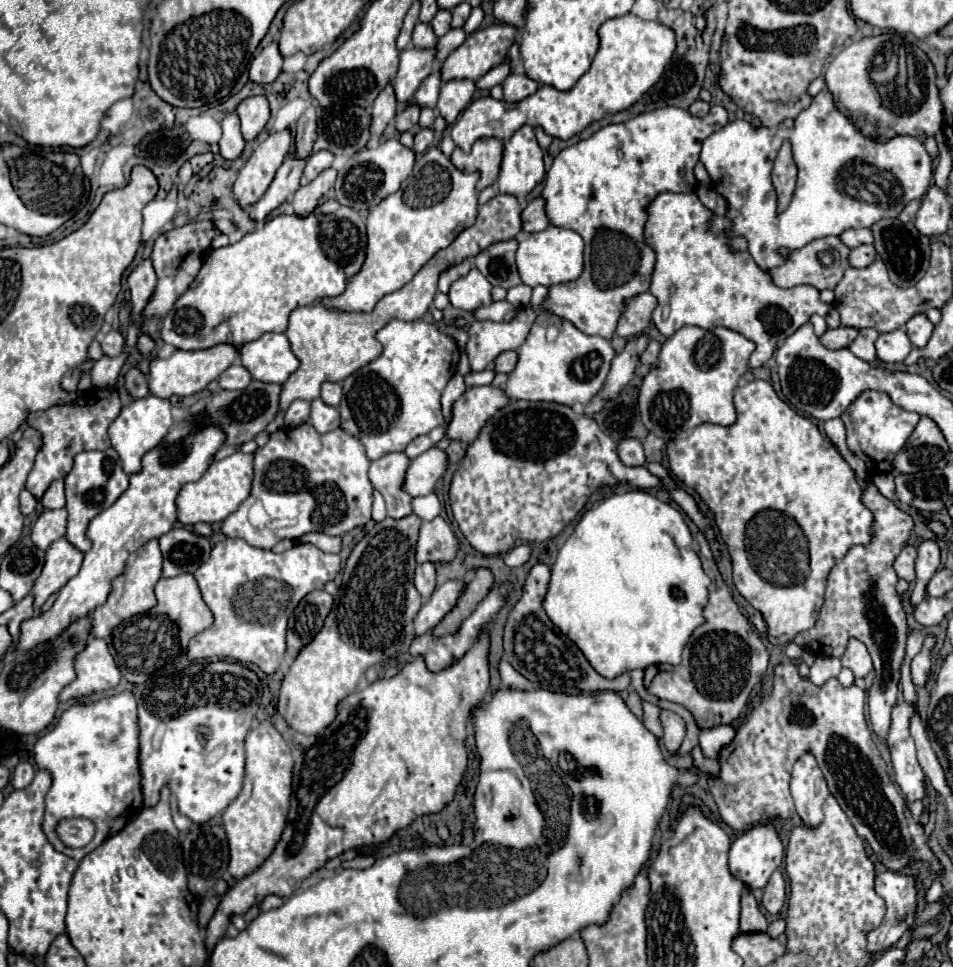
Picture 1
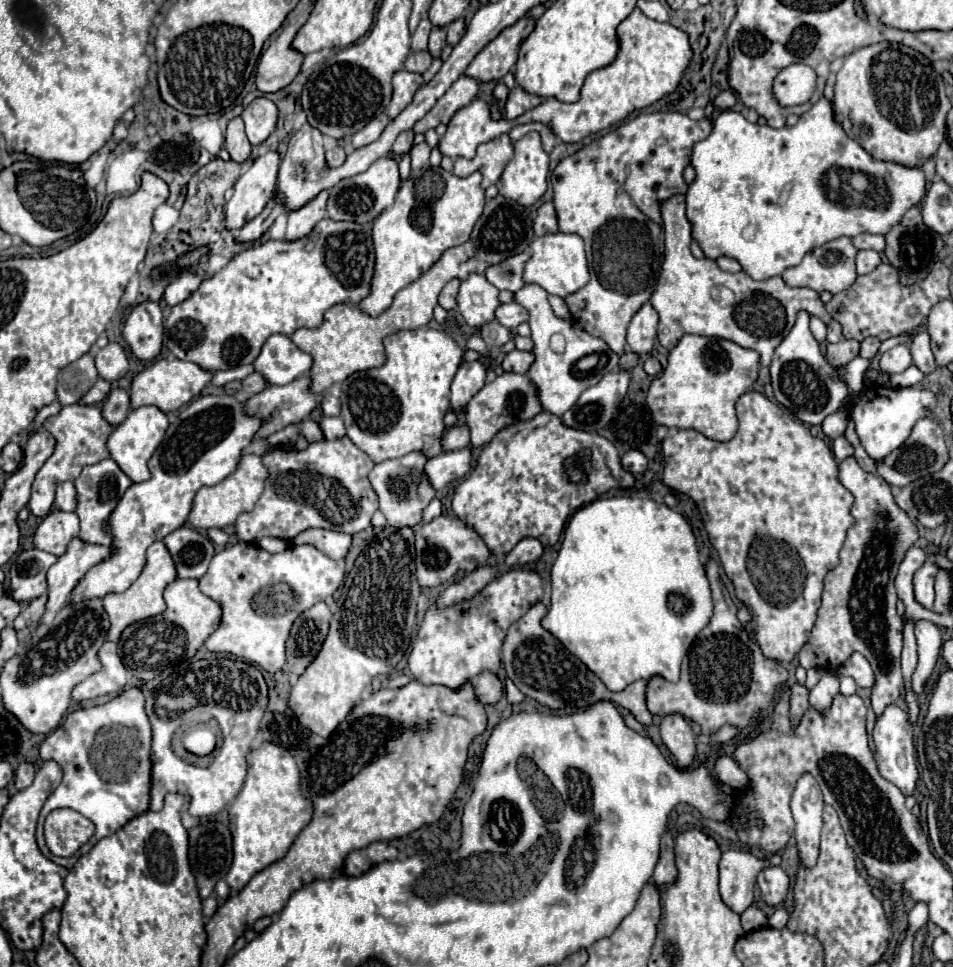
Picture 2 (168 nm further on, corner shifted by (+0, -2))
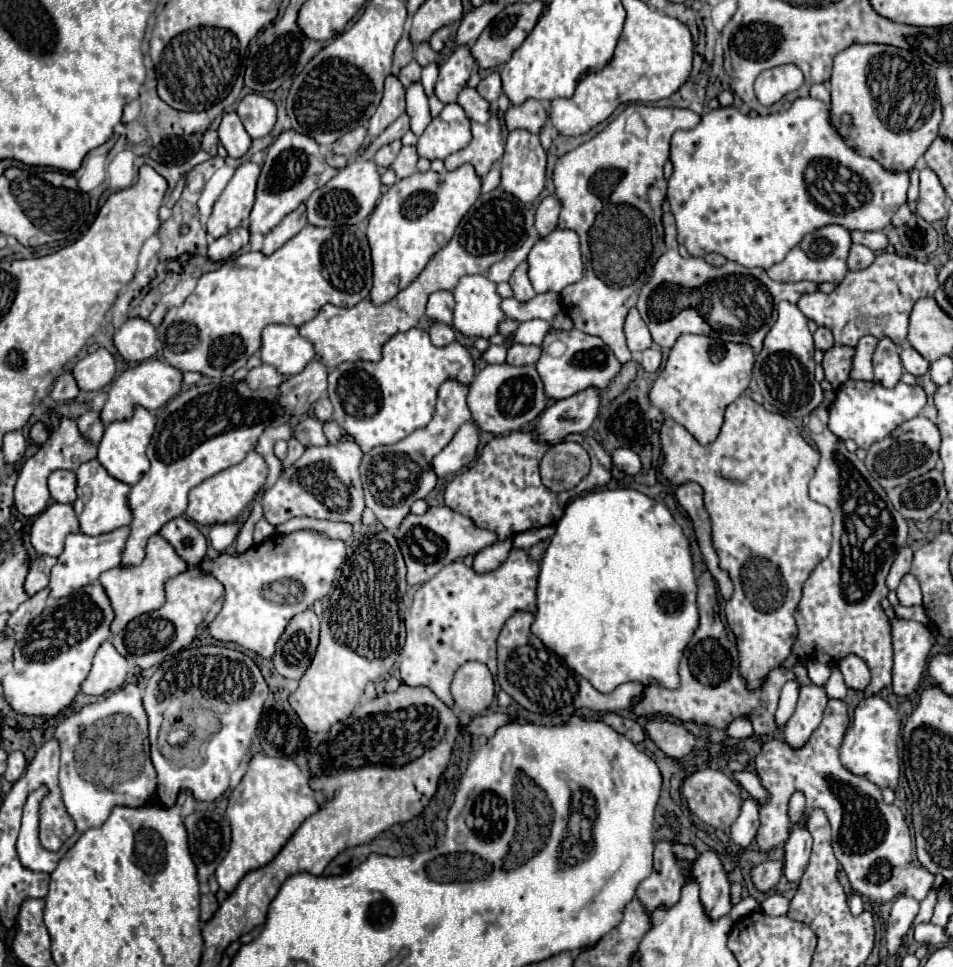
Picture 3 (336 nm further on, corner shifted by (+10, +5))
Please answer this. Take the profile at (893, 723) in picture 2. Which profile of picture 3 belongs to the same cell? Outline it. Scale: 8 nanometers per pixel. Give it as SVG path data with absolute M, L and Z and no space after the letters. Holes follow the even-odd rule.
M866 697L854 709L852 725L844 733L844 741L840 745L840 761L842 765L860 777L876 783L880 789L896 789L900 779L900 757L898 757L898 737L900 737L900 715L892 709L882 697Z

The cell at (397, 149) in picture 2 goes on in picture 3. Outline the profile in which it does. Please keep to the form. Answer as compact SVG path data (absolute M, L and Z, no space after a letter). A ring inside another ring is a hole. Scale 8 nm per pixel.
M392 141L390 145L382 147L382 149L376 153L374 163L376 163L380 169L388 169L388 167L394 163L394 159L396 159L396 155L398 155L400 147L402 147L402 143L400 143L400 141Z

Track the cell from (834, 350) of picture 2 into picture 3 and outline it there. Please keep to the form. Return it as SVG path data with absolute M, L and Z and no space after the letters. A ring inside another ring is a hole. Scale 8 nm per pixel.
M834 345L830 351L824 353L822 367L826 373L826 381L834 389L838 389L850 377L852 357L854 357L854 349L852 347L840 347L840 345Z

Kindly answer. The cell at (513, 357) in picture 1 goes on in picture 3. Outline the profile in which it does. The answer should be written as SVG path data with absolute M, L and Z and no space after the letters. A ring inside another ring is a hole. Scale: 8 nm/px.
M514 343L508 349L506 363L516 365L516 367L532 365L532 363L536 363L540 359L540 355L542 355L542 347L538 347L538 345L520 345L520 343Z

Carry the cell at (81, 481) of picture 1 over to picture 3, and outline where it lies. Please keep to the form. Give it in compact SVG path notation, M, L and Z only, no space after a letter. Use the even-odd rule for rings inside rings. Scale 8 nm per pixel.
M86 461L78 467L76 471L78 477L78 499L74 503L74 511L78 515L80 521L80 531L86 535L102 535L102 533L110 533L118 527L130 525L132 521L132 511L128 505L128 493L130 487L114 477L110 477L106 473L106 469L96 461Z

